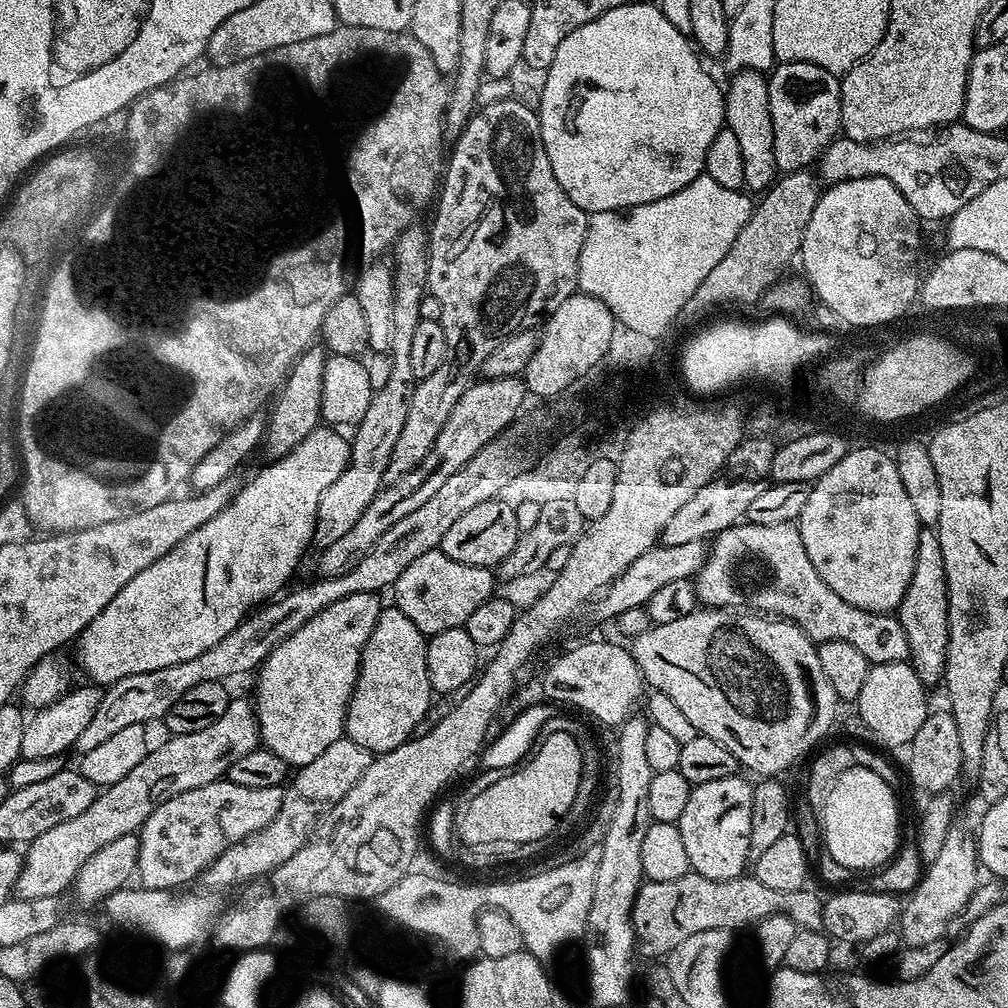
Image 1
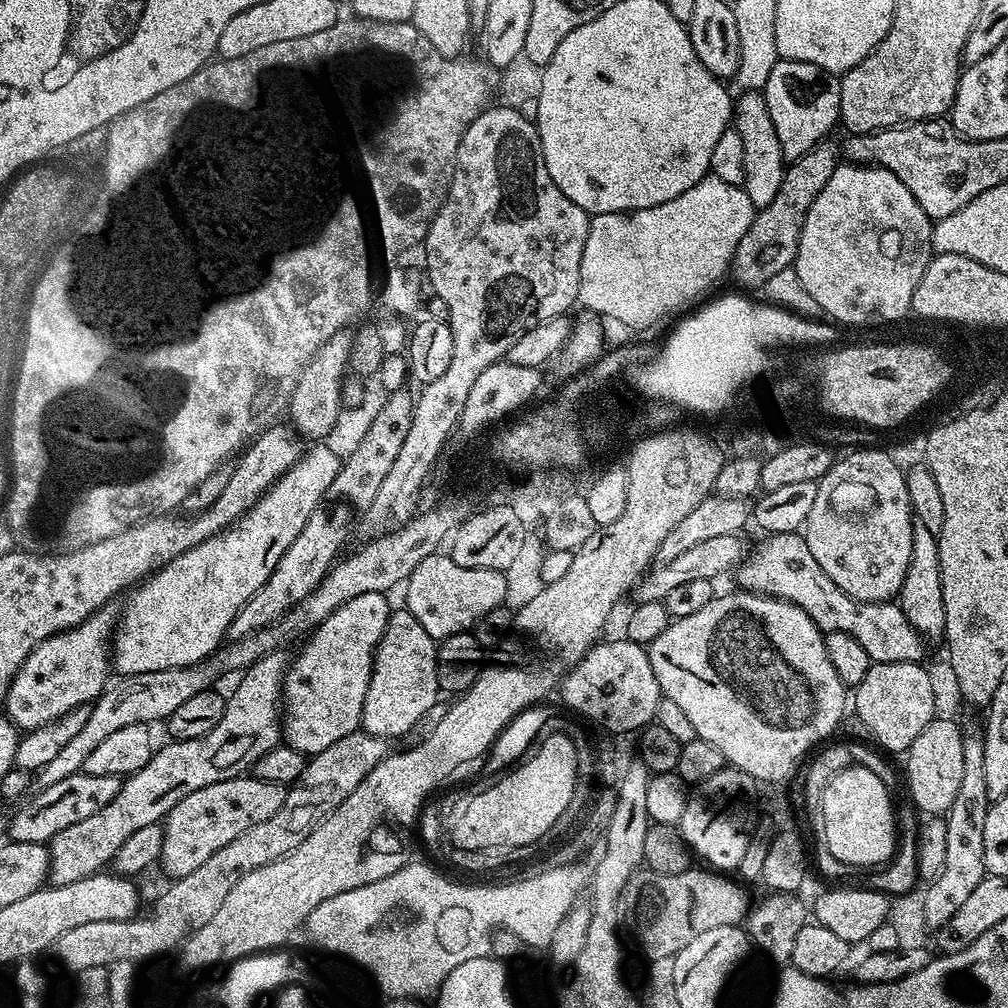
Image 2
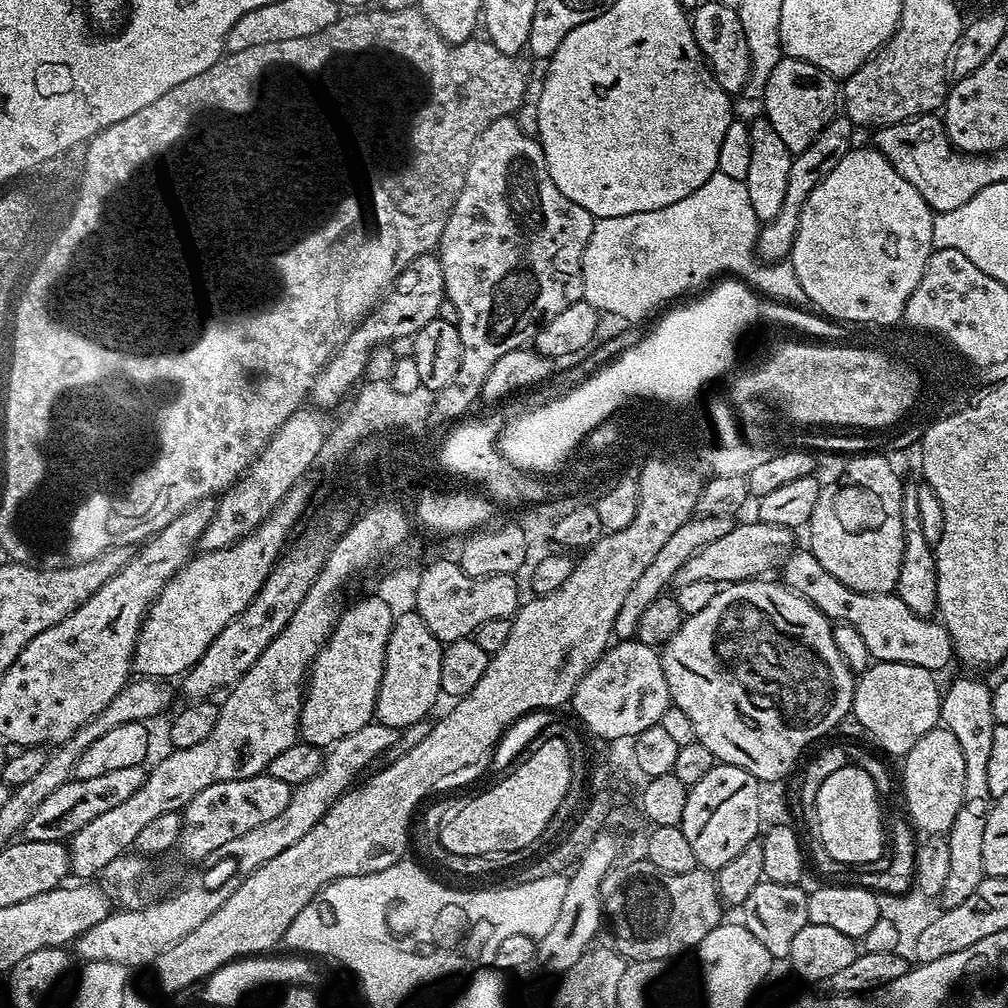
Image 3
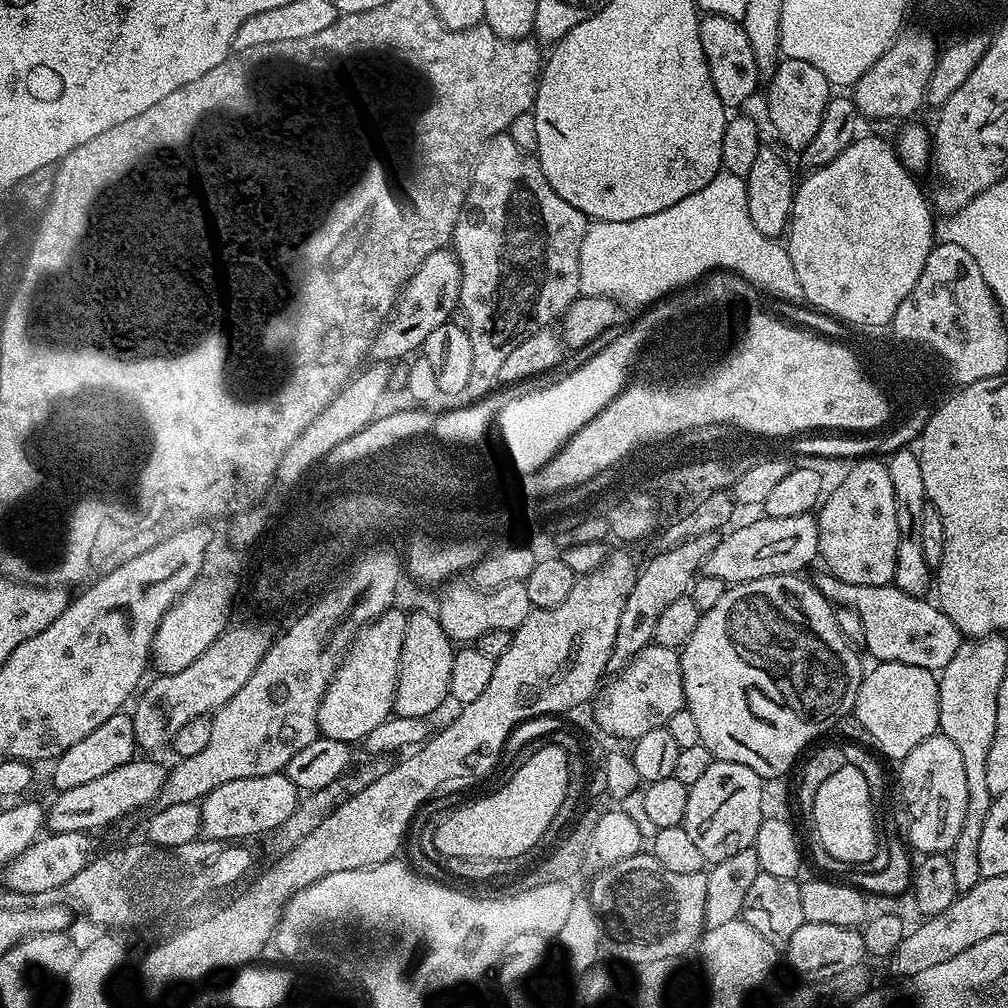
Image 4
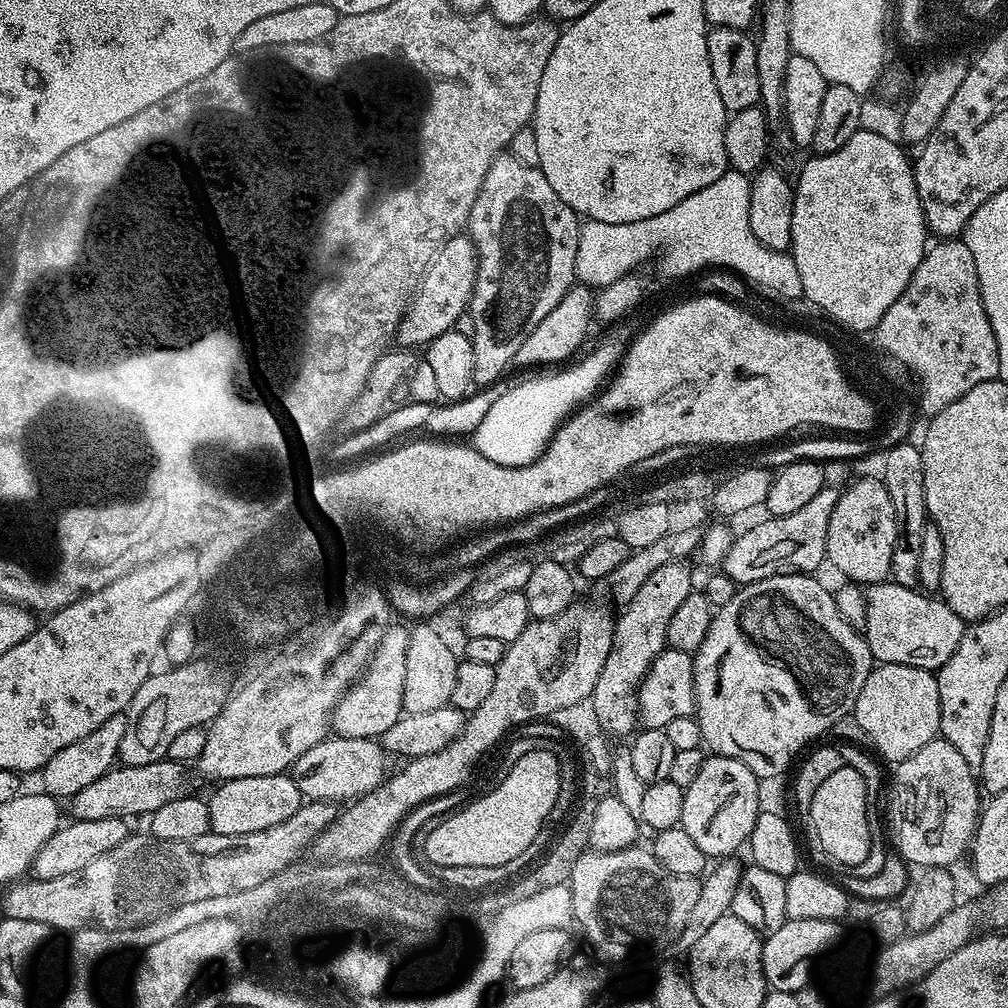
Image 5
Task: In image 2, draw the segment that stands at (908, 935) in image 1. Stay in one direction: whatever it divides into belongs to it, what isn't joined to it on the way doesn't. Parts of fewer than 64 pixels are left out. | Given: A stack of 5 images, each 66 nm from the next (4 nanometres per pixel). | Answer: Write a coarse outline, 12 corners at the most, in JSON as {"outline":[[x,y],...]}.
{"outline":[[983,731],[964,732],[962,782],[946,813],[946,866],[927,885],[939,930],[985,875]]}

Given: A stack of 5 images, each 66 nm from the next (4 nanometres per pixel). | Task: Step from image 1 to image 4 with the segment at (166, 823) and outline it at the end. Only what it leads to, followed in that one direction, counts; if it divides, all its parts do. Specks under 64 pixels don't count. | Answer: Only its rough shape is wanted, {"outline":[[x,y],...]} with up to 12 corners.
{"outline":[[284,772],[222,782],[199,801],[209,840],[275,833],[298,789]]}

